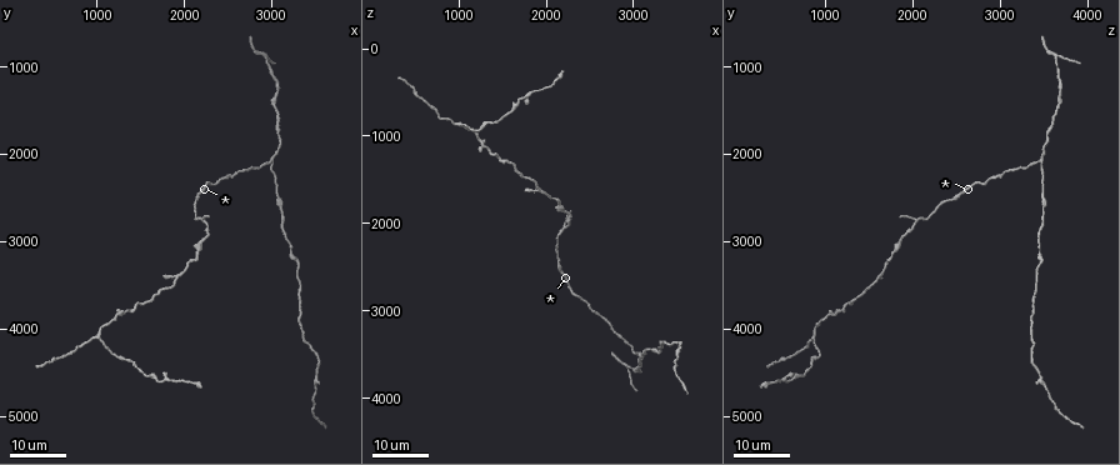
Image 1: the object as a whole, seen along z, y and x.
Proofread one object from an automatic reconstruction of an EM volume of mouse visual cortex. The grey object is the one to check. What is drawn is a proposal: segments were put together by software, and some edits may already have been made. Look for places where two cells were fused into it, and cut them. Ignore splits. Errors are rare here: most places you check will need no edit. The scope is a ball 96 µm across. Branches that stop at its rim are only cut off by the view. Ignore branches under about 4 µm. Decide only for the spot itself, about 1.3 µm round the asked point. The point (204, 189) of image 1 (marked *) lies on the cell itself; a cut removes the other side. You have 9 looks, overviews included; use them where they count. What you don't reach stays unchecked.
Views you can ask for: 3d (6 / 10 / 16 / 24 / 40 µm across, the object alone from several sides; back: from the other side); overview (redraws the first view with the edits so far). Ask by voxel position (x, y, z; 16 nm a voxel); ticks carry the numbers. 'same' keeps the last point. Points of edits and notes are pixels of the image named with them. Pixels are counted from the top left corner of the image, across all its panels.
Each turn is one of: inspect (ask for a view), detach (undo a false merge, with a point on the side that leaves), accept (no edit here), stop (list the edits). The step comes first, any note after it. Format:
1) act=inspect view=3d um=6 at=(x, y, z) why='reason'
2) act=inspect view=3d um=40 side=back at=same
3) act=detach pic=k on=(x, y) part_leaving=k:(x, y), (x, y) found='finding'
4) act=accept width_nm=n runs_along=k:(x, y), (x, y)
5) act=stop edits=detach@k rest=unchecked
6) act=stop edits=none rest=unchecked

act=inspect view=3d um=24 at=(3000, 2100, 3450) why='arms part here'

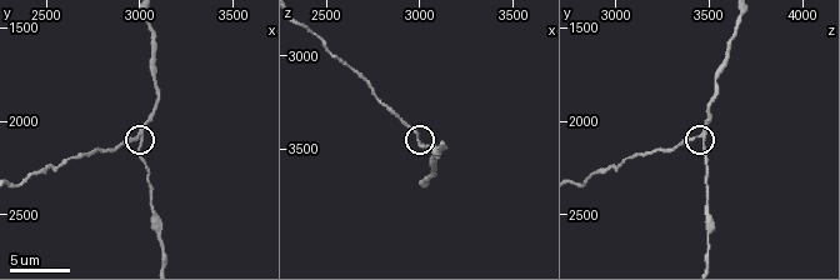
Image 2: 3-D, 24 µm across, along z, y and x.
act=inspect view=3d um=10 at=(3000, 2080, 3480)

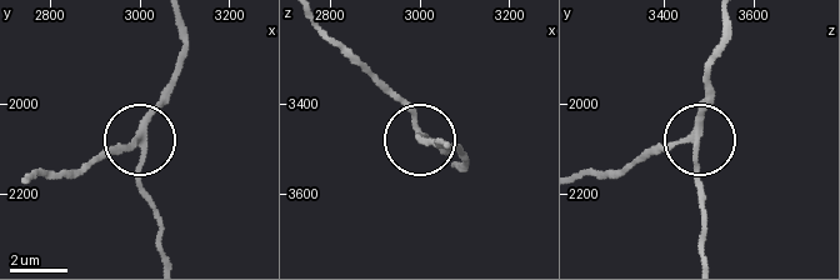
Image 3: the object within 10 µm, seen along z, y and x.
act=accept width_nm=210 runs_along=3:(583, 179), (625, 174), (694, 138), (704, 79) found='one cell here'

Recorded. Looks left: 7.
act=inspect view=3d um=24 at=(1300, 3800, 1150) why='three arms meet'

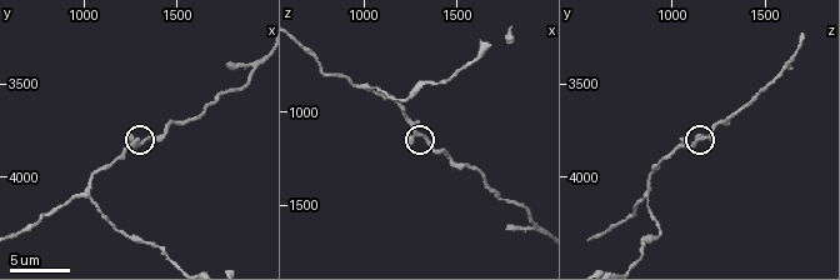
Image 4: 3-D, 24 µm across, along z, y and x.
act=inspect view=3d um=10 at=(1300, 3800, 1140)

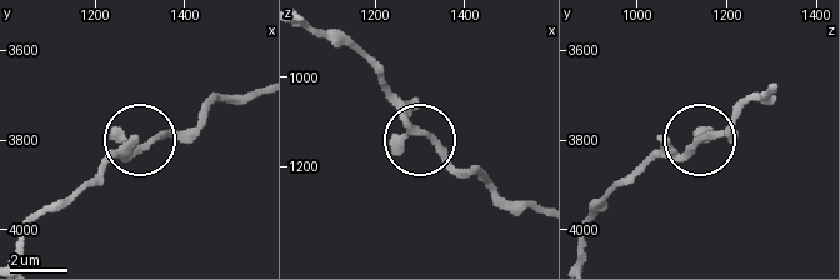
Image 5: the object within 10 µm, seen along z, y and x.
act=accept arms=3 runs_along=5:(775, 86), (749, 101), (728, 130), (651, 151) found='all the same cell'

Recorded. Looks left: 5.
act=inspect view=3d um=10 at=(1900, 3440, 1580) why='three arms meet'

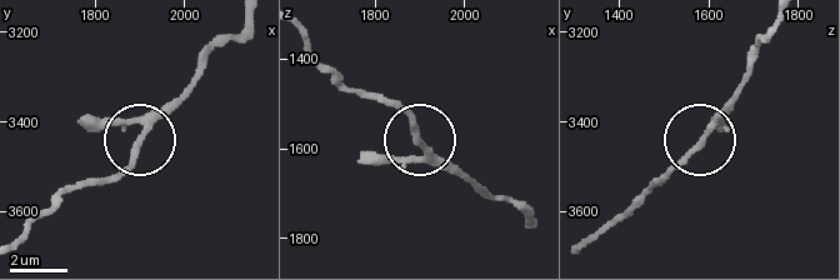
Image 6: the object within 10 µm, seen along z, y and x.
act=accept runs_along=6:(533, 224), (451, 171), (390, 101) found='continuous, no second cell'

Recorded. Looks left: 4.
act=inspect view=3d um=16 at=(1000, 4100, 860) why='three arms meet'

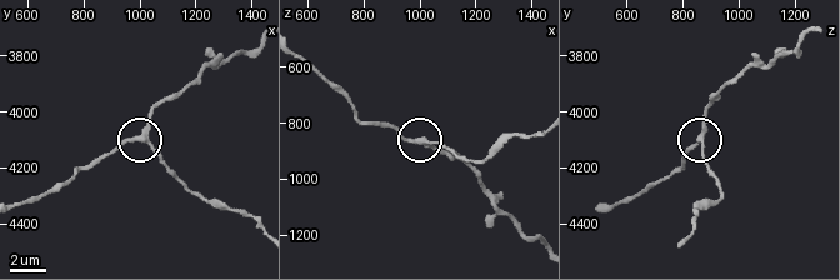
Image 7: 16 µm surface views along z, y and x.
act=accept runs_along=7:(809, 31), (795, 49), (750, 64), (723, 86), (688, 153) found='one cell here'

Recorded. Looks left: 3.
act=stop edits=none rest=unchecked

